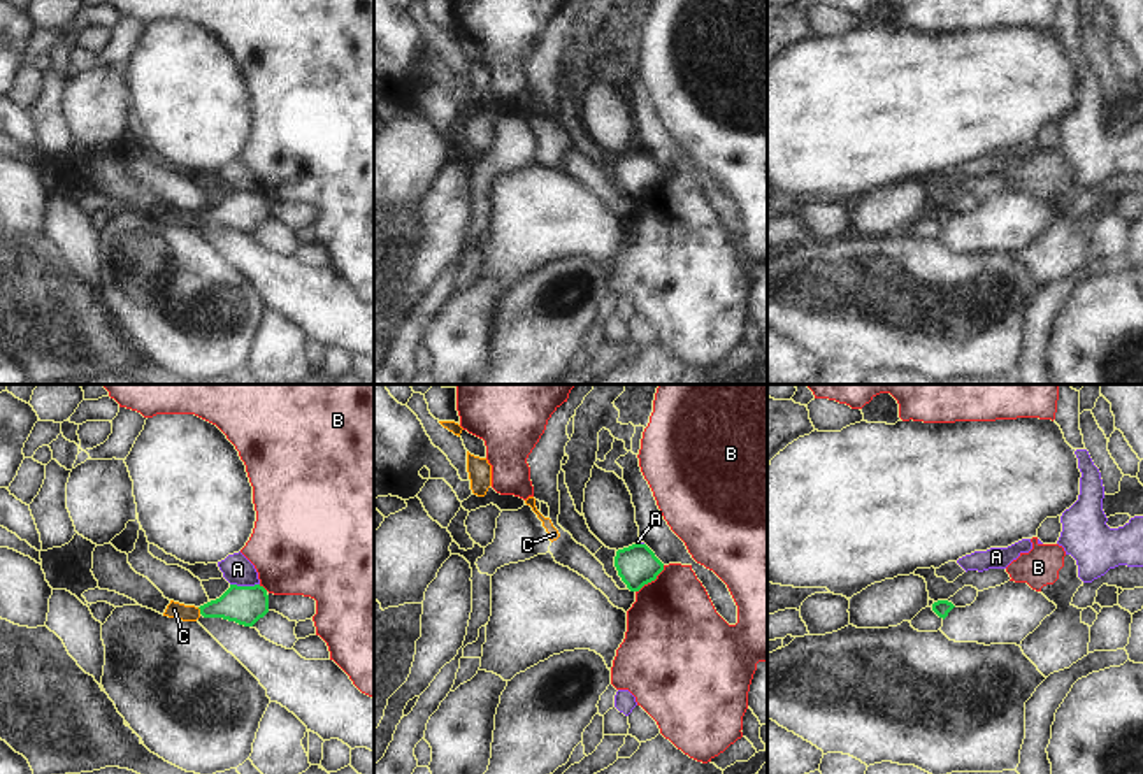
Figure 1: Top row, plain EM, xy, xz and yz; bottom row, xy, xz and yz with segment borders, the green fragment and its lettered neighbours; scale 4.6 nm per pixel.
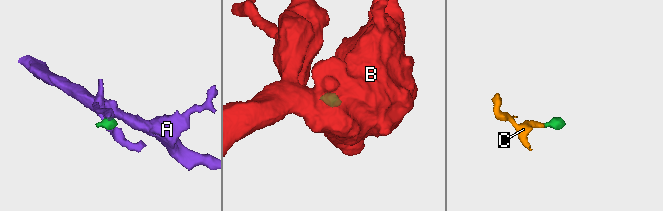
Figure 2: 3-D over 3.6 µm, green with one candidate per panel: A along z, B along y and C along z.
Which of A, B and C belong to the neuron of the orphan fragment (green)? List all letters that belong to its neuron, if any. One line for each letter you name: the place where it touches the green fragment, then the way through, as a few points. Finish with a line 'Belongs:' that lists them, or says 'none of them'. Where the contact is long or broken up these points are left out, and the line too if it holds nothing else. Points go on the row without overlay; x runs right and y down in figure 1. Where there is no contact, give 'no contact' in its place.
C: xy (201, 218) | across xy (243, 211), (201, 218), (174, 216)
Belongs: C

